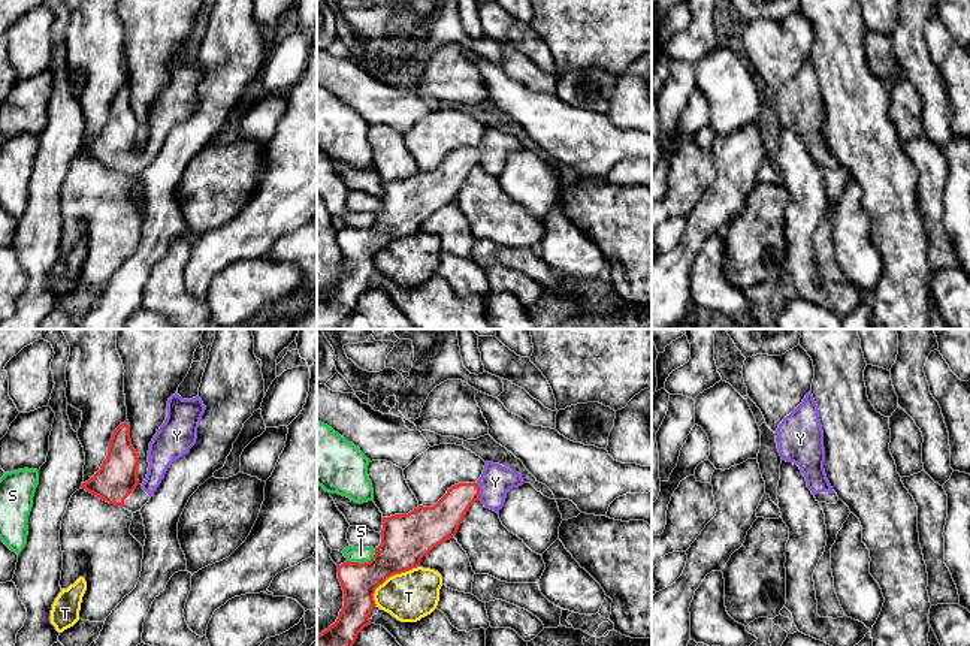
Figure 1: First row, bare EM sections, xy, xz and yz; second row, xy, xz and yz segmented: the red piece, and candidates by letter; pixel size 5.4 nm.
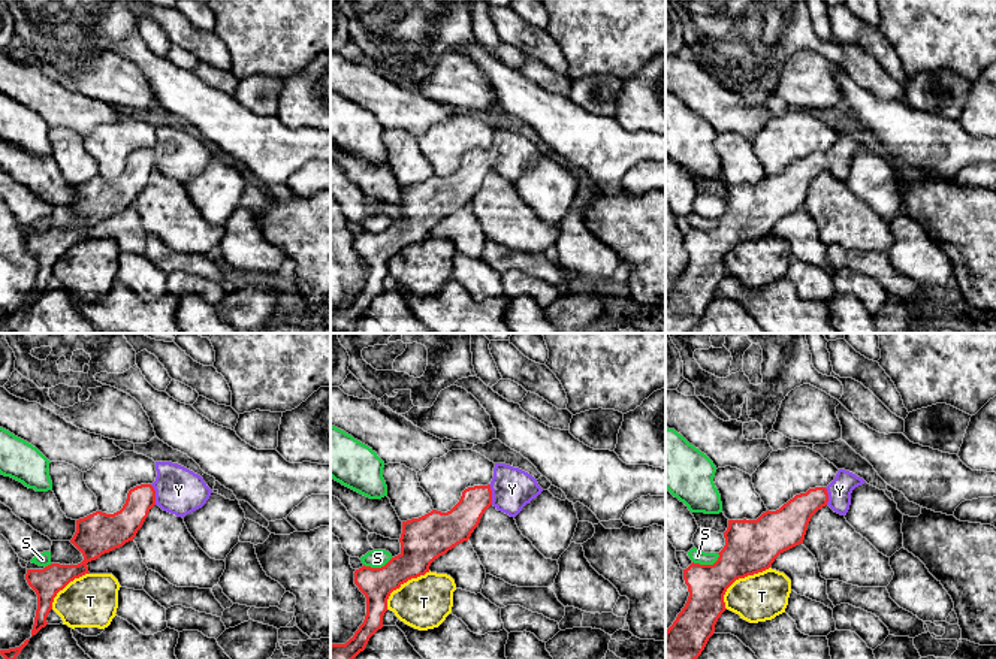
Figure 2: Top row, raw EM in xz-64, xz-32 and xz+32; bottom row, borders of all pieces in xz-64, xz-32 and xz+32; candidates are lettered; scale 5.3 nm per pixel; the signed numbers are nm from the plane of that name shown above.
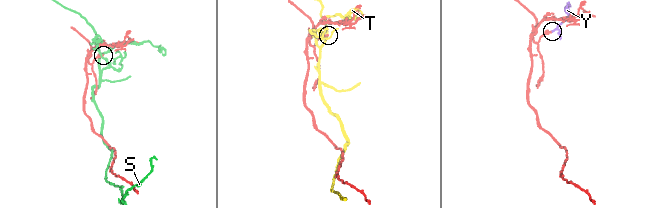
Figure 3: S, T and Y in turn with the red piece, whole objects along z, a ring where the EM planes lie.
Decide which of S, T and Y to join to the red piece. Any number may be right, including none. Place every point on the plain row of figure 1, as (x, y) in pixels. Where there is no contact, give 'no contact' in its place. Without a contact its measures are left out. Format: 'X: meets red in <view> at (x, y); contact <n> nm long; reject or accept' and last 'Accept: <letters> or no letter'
S: meets red in xz at (365, 228); contact 170 nm long; reject
T: meets red in xz at (389, 241); contact 320 nm long; reject
Y: meets red in xz at (479, 157); contact 100 nm long; accept
Accept: Y

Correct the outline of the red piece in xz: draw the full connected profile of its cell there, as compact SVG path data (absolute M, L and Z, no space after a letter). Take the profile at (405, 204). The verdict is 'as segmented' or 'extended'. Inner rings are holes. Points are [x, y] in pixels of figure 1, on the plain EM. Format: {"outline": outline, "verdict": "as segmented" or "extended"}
{"outline": "M486 127L475 148L459 148L433 170L418 170L408 179L383 182L381 209L369 227L338 230L344 272L335 289L317 301L317 329L339 329L359 298L371 289L375 254L389 242L417 233L433 212L453 203L475 166L496 178L507 159L522 151L522 141L499 129Z", "verdict": "extended"}

